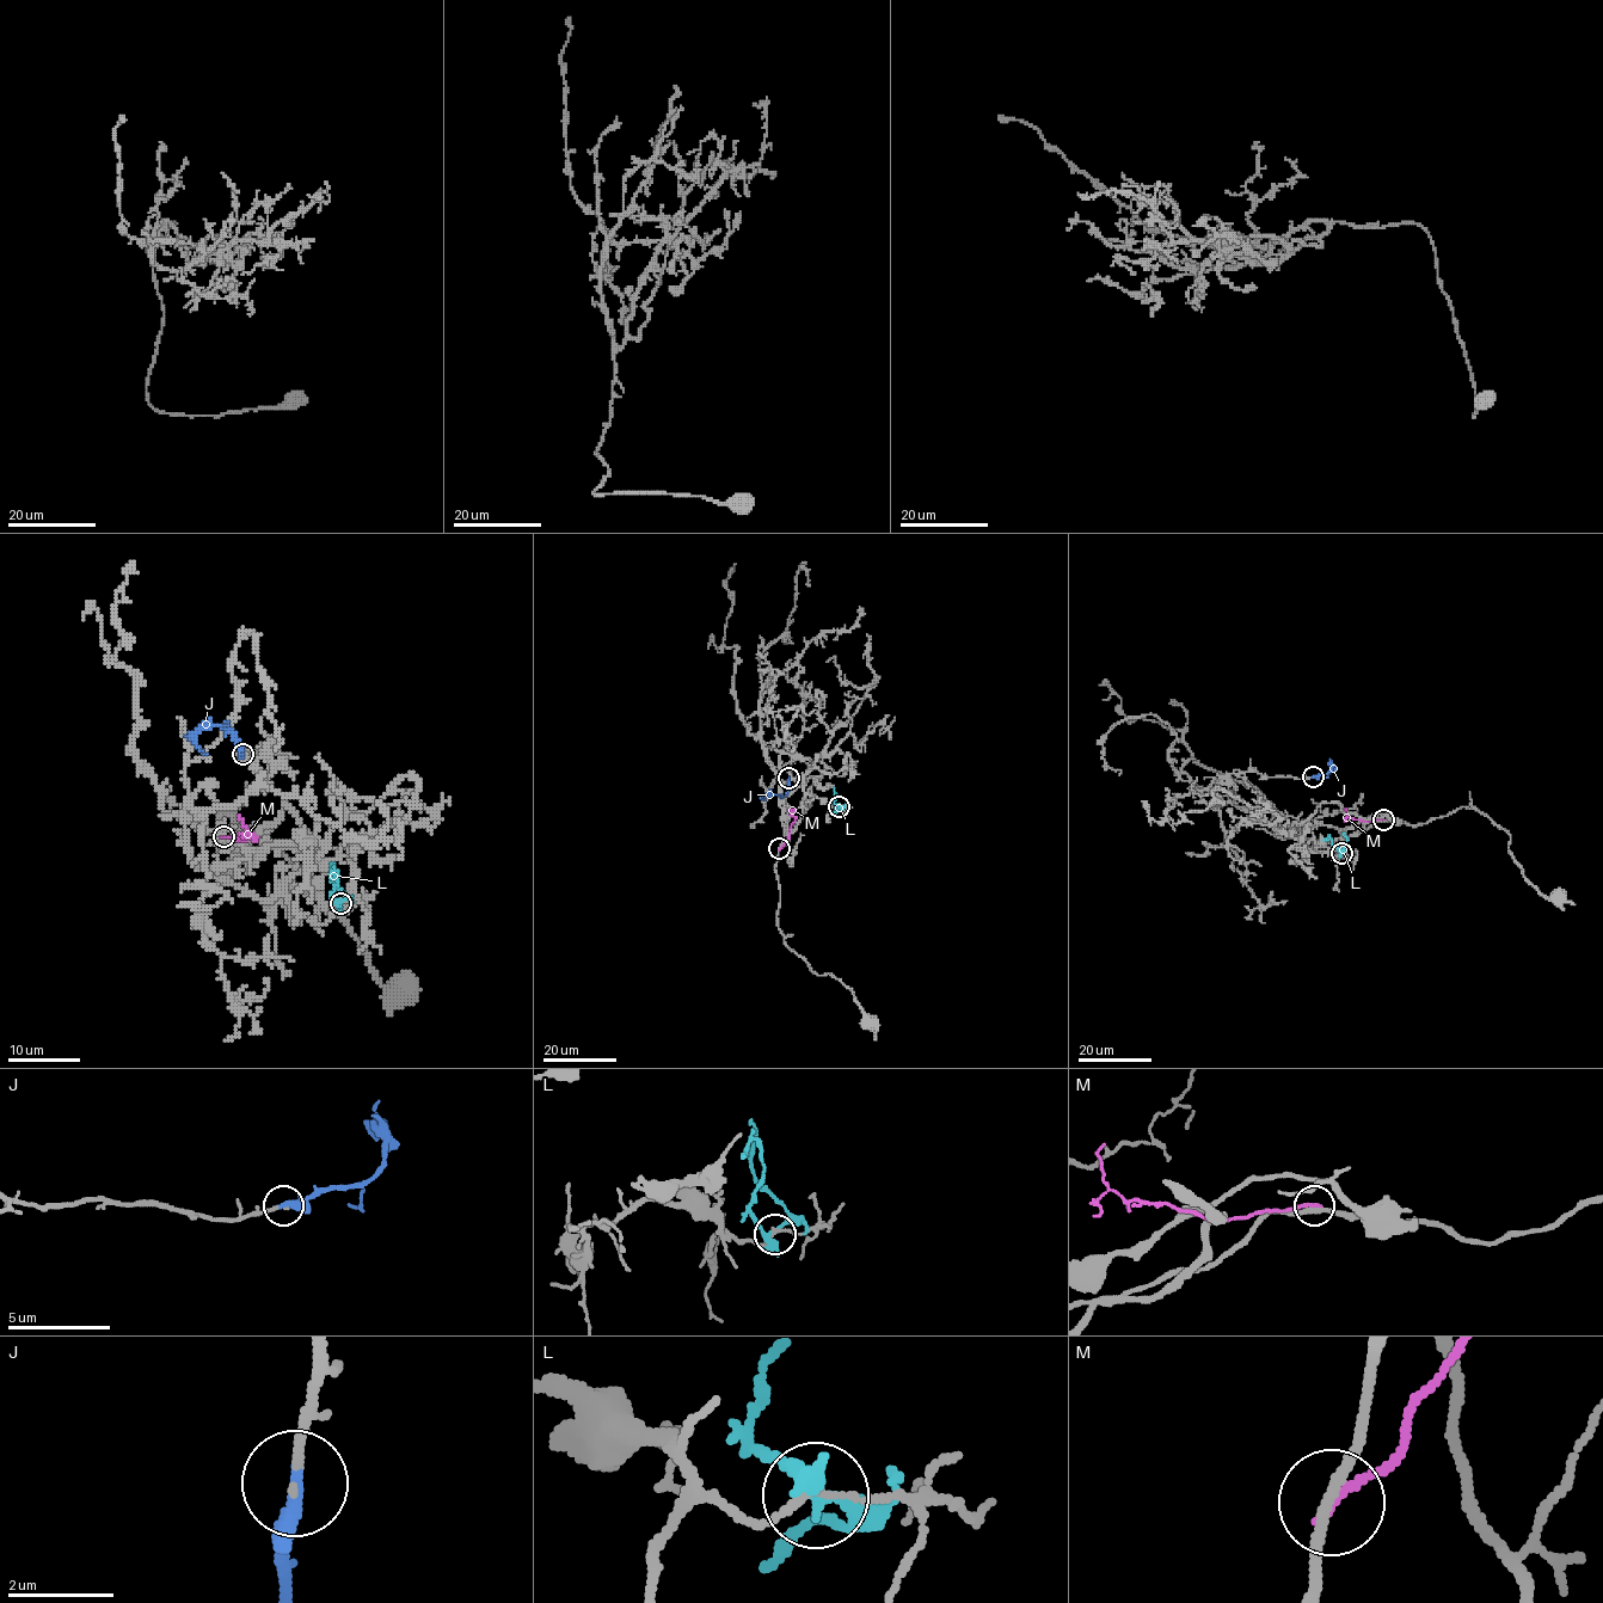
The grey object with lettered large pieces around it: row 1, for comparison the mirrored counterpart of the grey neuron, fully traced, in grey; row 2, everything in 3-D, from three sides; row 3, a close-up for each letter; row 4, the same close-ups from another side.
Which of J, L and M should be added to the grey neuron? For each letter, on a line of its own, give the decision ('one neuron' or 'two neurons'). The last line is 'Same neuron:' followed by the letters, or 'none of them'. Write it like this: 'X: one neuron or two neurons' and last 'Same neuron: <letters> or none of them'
J: one neuron
L: two neurons
M: two neurons
Same neuron: J

